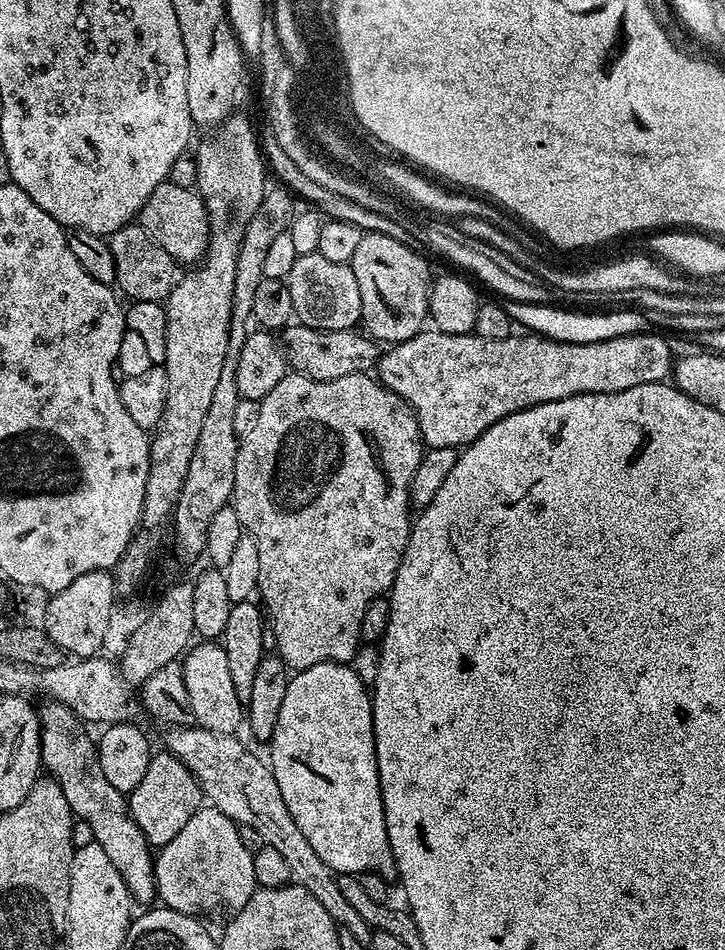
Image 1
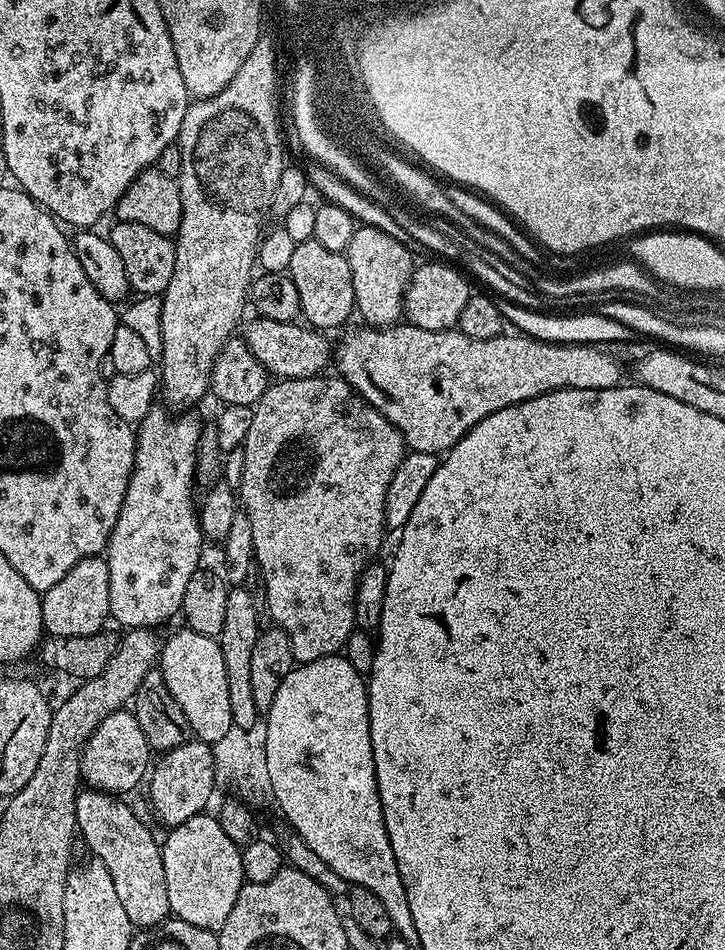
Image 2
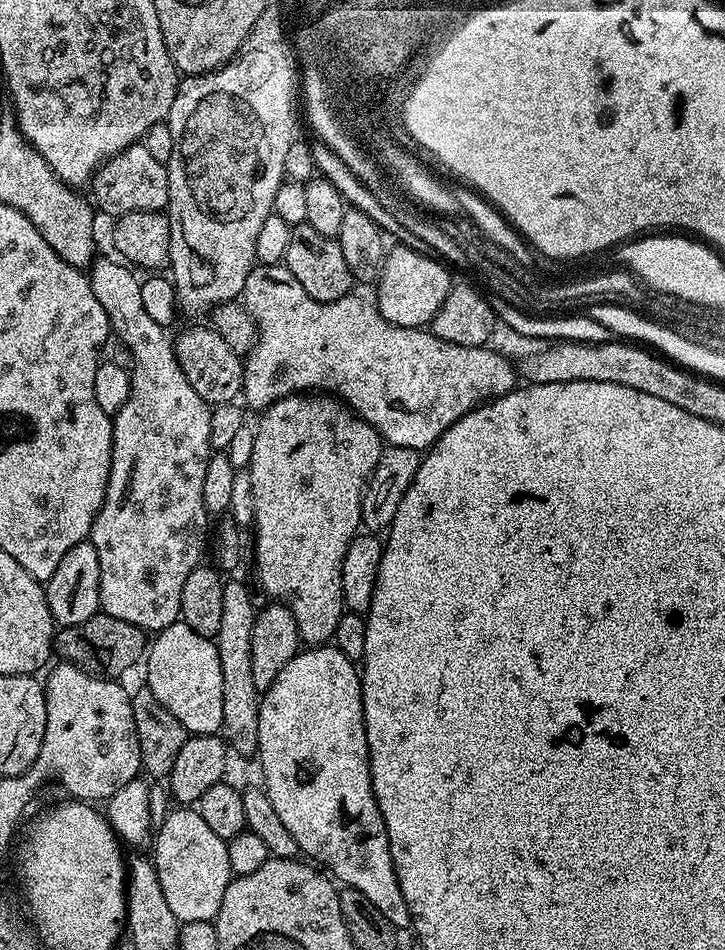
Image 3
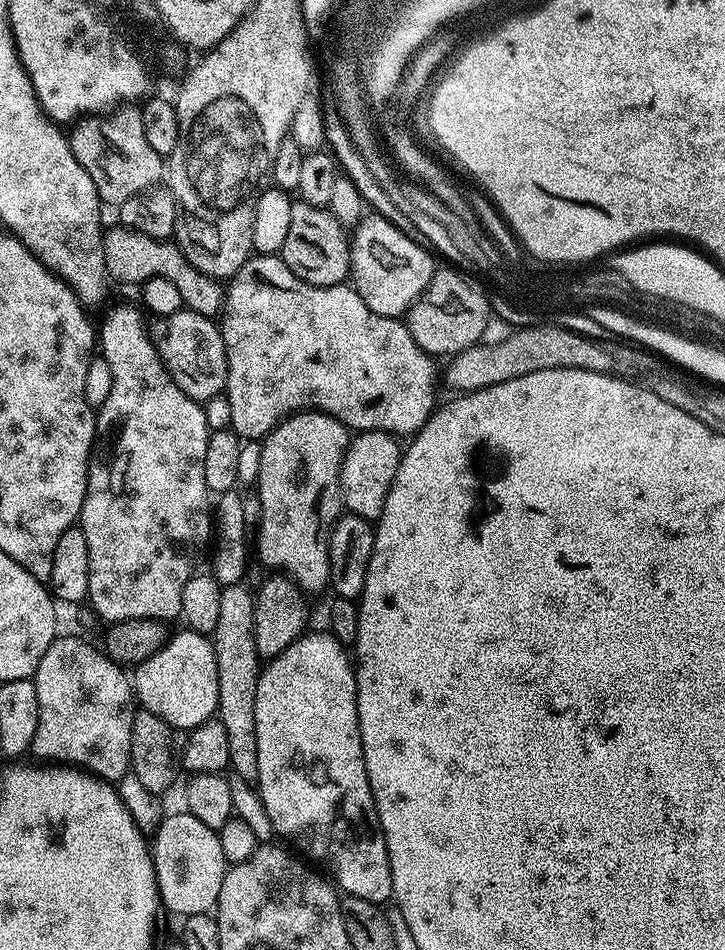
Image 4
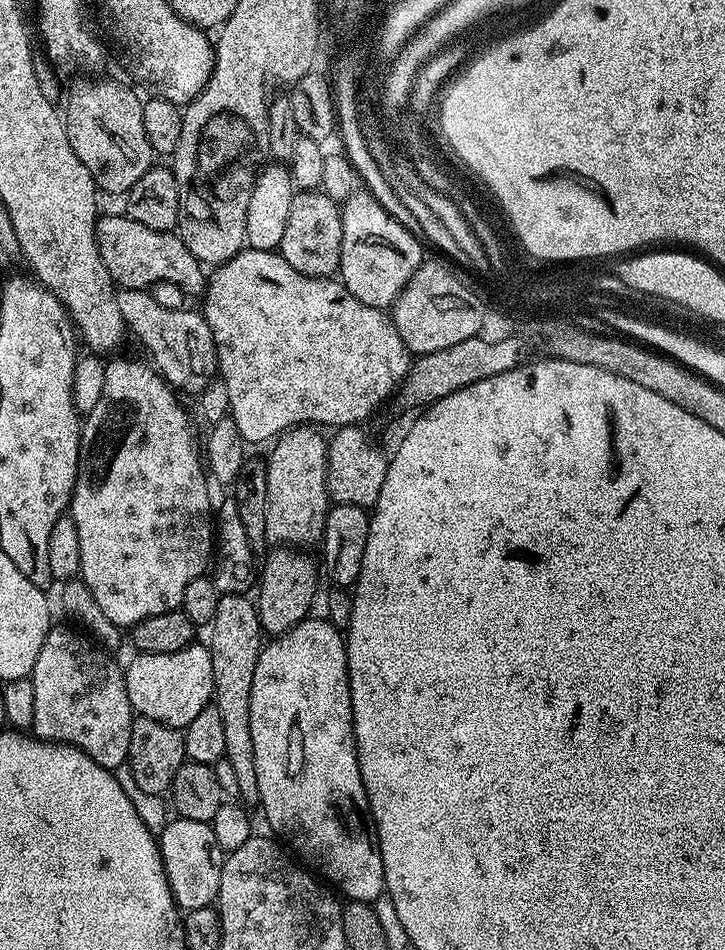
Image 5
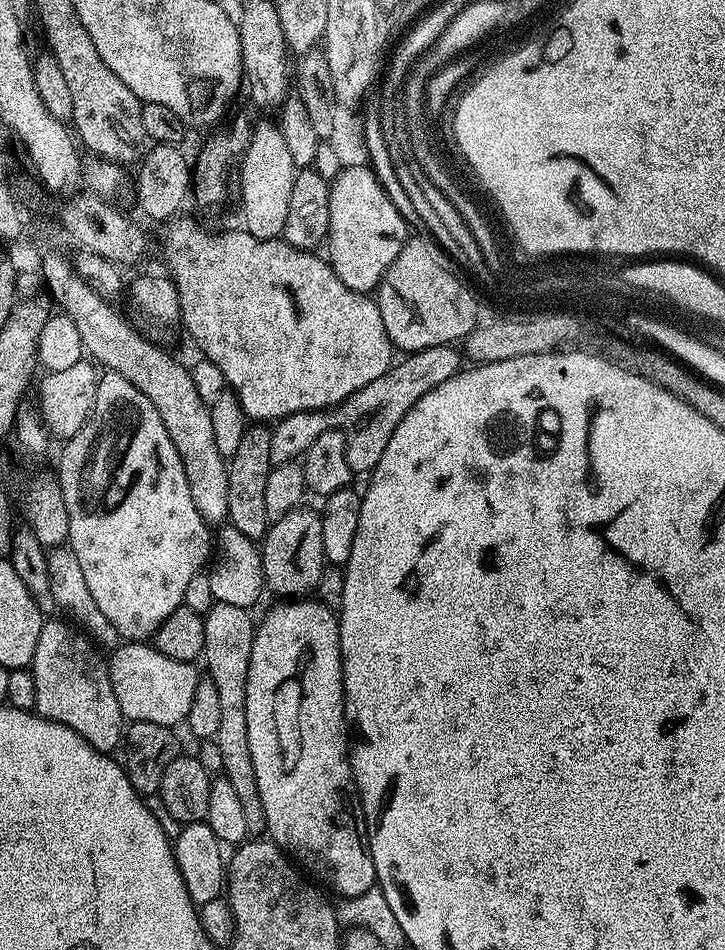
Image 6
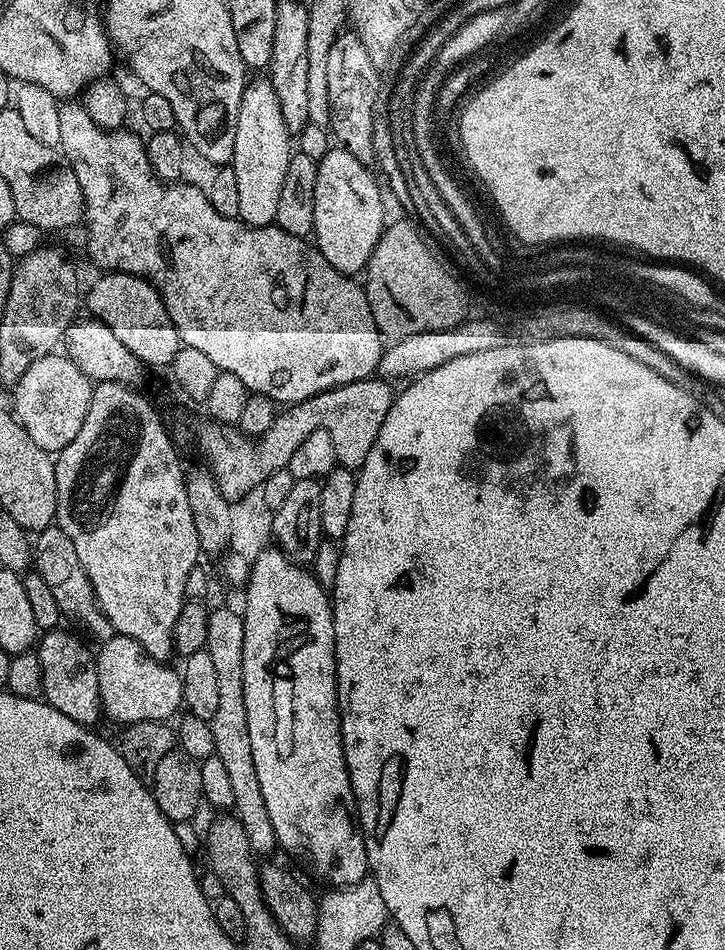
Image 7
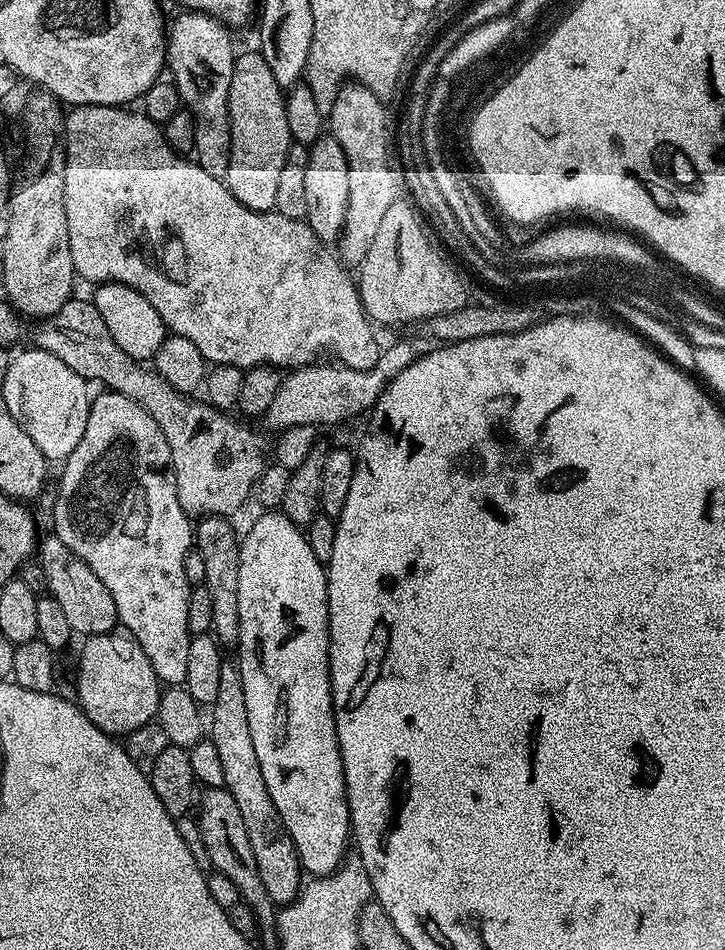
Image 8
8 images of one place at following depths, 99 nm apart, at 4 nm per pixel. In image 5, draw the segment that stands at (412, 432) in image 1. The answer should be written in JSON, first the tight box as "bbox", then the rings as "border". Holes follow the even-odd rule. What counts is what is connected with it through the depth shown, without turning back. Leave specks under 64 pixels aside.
{"bbox":[266,426,330,546],"border":[[[312,426],[288,429],[271,445],[272,453],[266,456],[266,518],[268,539],[276,546],[319,545],[324,539],[324,523],[330,507],[326,470],[328,469],[328,443],[323,431]]]}

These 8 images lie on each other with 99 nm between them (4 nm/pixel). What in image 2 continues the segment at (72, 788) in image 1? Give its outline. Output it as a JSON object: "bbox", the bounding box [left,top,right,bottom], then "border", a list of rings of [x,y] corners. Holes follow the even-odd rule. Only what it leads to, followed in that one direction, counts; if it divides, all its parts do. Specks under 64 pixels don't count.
{"bbox":[76,790,170,929],"border":[[[81,790],[76,793],[76,827],[79,839],[89,848],[91,855],[100,860],[110,872],[115,892],[133,929],[157,928],[170,916],[170,898],[166,891],[166,870],[162,866],[162,844],[156,836],[136,817],[136,812],[128,804],[123,804],[119,795],[111,792]]]}

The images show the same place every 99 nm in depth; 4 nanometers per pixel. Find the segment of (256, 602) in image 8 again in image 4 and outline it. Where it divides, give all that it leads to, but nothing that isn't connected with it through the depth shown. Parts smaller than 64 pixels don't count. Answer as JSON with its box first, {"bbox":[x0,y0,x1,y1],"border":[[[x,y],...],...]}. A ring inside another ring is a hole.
{"bbox":[254,631,392,906],"border":[[[309,631],[307,634],[299,636],[290,646],[286,646],[286,650],[282,654],[278,654],[273,660],[267,661],[260,669],[258,690],[254,698],[254,726],[256,727],[256,737],[258,738],[258,774],[256,775],[255,783],[258,785],[258,791],[262,798],[262,806],[266,806],[266,814],[270,814],[272,831],[277,837],[285,836],[289,840],[287,843],[293,849],[301,848],[301,850],[296,850],[303,853],[309,861],[317,860],[317,862],[312,861],[317,865],[328,864],[329,873],[327,872],[327,875],[331,877],[335,887],[341,893],[357,896],[358,898],[366,898],[366,902],[374,902],[384,906],[392,900],[392,871],[390,870],[386,838],[382,834],[382,826],[376,813],[376,803],[372,797],[370,782],[366,774],[366,762],[364,761],[364,751],[362,750],[362,734],[360,733],[360,723],[358,722],[356,669],[349,653],[348,656],[344,653],[347,652],[345,645],[339,644],[327,631],[311,632]]]}

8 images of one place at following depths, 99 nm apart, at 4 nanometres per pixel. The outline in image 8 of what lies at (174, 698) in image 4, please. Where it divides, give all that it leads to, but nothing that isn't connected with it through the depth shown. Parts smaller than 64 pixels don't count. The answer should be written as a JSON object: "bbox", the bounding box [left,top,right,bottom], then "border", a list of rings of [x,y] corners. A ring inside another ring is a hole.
{"bbox":[75,626,162,738],"border":[[[117,626],[108,633],[89,636],[83,643],[80,661],[76,664],[75,699],[86,718],[113,738],[126,738],[134,730],[153,723],[160,705],[162,685],[134,634],[123,626]]]}

